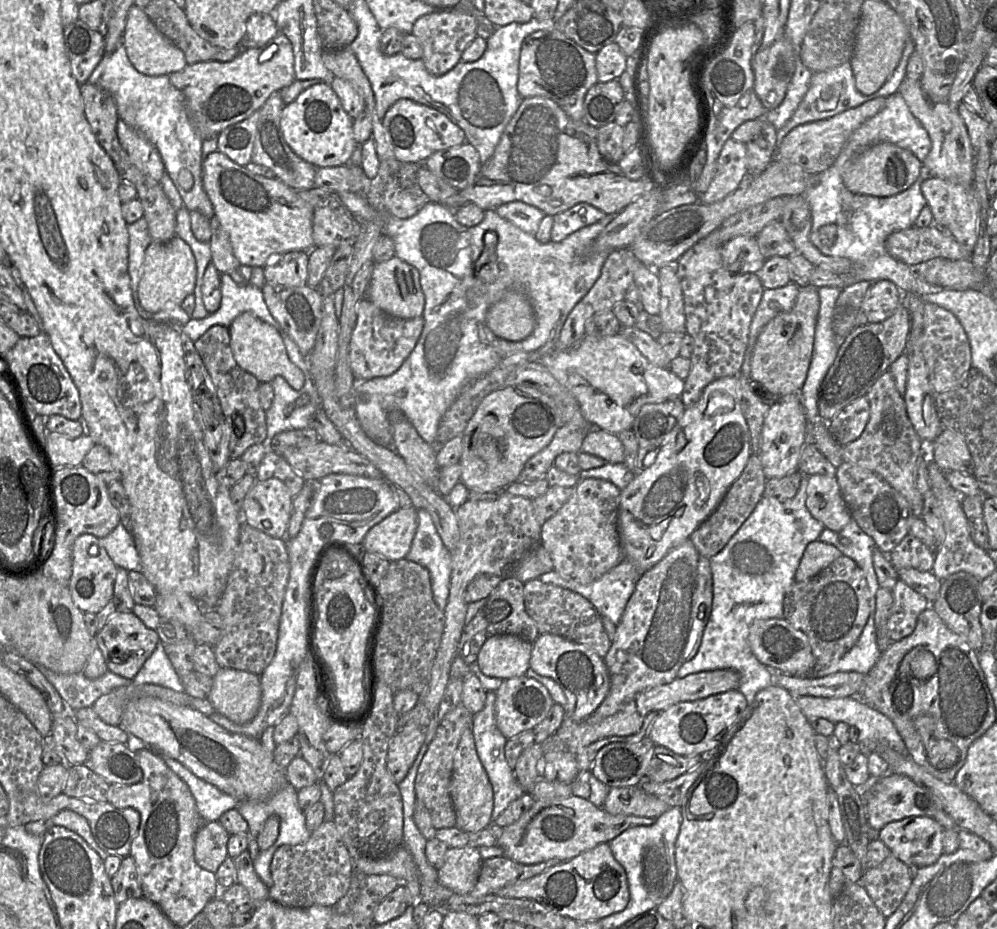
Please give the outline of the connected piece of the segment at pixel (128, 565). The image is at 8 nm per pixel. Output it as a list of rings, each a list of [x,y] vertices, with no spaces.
[[[122,523],[100,541],[117,567],[127,571],[140,569],[140,557],[133,536]]]

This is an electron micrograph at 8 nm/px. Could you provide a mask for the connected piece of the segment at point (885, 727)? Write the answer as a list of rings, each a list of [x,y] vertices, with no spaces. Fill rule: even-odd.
[[[794,695],[795,700],[806,718],[812,722],[818,718],[825,718],[834,722],[845,722],[849,726],[855,726],[859,732],[859,745],[861,752],[870,754],[875,752],[878,743],[887,743],[892,749],[901,754],[907,754],[906,745],[893,722],[881,712],[873,709],[862,699],[851,696],[844,698],[826,698],[811,695]]]

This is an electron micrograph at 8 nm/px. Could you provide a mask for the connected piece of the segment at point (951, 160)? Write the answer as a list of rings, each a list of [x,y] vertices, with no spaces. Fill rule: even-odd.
[[[906,77],[901,83],[898,93],[904,98],[909,110],[914,117],[921,123],[921,125],[927,131],[931,142],[931,149],[927,157],[921,162],[922,166],[927,167],[933,173],[933,177],[939,177],[945,180],[960,182],[965,184],[973,183],[974,179],[974,163],[975,163],[975,150],[973,149],[968,134],[967,127],[959,116],[956,110],[954,110],[947,101],[934,102],[924,92],[921,86],[921,82],[918,80],[912,80]]]

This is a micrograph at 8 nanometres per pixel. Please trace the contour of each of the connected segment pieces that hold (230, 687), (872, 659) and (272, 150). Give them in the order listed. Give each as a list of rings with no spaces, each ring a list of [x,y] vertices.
[[[220,668],[207,699],[219,714],[236,724],[245,724],[256,716],[261,697],[259,675]]]
[[[875,615],[869,616],[859,639],[847,653],[824,669],[814,668],[811,675],[824,677],[837,672],[867,674],[882,654],[877,645],[874,617]]]
[[[279,91],[272,93],[258,110],[259,120],[251,161],[271,169],[278,180],[295,191],[310,190],[315,187],[317,168],[297,156],[286,143],[280,127],[281,113],[285,106]]]

